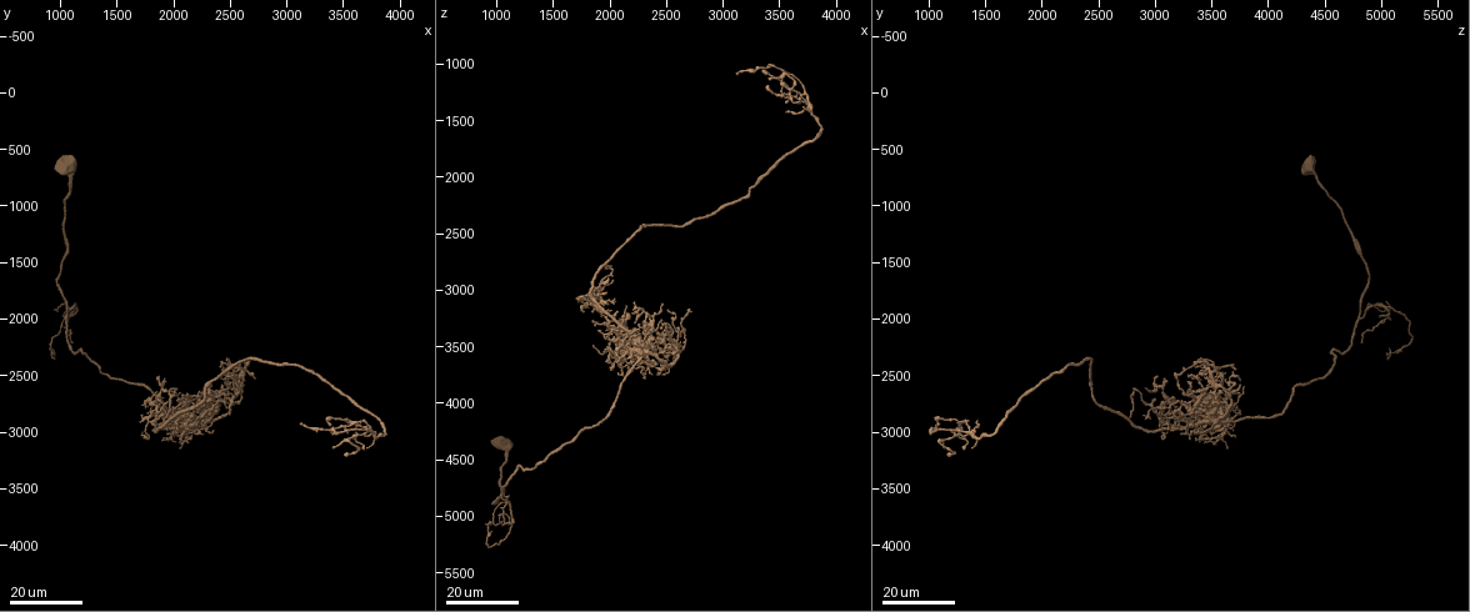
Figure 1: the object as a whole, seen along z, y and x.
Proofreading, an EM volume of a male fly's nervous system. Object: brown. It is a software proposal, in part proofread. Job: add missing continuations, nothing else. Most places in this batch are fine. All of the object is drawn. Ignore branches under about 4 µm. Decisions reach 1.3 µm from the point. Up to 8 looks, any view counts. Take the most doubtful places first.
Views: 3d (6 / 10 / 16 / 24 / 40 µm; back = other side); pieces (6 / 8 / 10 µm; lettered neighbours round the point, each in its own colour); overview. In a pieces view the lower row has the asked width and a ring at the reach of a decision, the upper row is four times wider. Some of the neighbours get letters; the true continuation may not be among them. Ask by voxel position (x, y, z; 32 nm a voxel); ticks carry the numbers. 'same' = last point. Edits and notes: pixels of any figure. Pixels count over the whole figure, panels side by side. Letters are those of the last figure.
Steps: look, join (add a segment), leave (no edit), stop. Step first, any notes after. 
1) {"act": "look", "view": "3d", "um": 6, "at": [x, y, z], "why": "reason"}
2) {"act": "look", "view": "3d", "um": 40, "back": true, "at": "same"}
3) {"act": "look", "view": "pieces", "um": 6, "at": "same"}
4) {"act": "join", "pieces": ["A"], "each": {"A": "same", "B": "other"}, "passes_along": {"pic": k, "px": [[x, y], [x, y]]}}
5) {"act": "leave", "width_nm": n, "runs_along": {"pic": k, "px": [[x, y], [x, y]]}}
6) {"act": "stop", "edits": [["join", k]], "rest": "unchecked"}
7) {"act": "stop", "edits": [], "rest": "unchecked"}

{"act": "look", "view": "3d", "um": 16, "at": [3580, 2880, 1420], "why": "free end"}

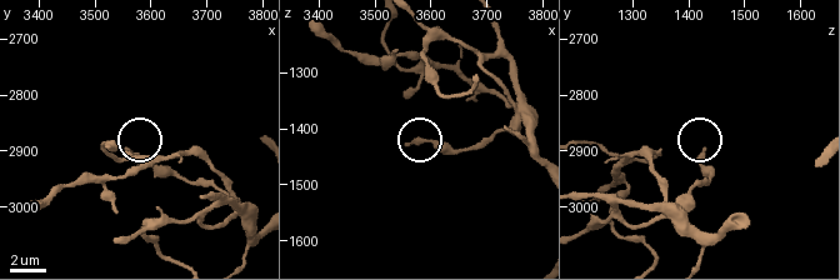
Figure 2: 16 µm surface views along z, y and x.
{"act": "look", "view": "pieces", "um": 6, "at": [3560, 2895, 1425]}

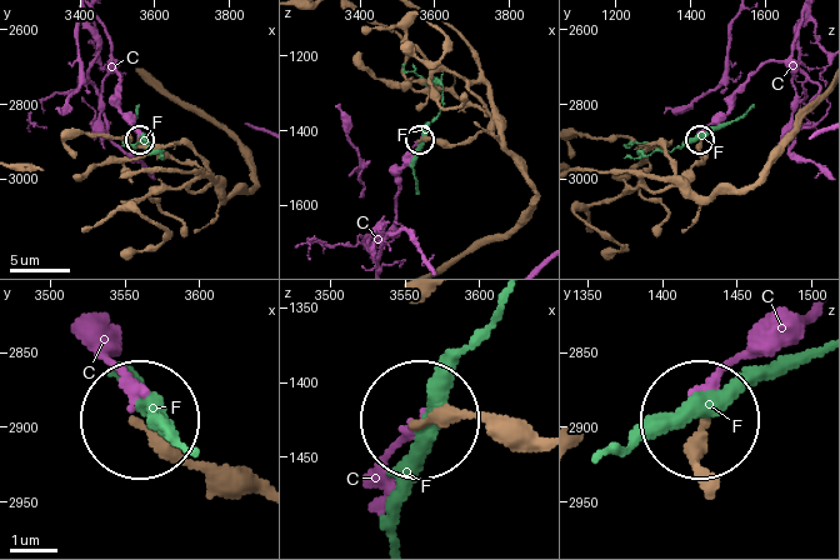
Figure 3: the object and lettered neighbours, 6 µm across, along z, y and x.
{"act": "leave", "width_nm": 180, "each": {"C": "other", "F": "other"}, "runs_along": {"pic": 3, "px": [[485, 430], [418, 418]]}, "found": "none of them fits"}

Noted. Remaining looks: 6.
{"act": "look", "view": "3d", "um": 16, "at": [3120, 2920, 1080], "why": "free end"}

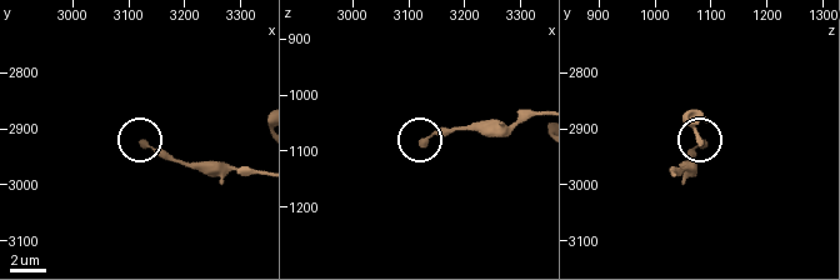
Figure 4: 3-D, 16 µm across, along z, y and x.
{"act": "look", "view": "pieces", "um": 6, "at": [3120, 2930, 1090]}

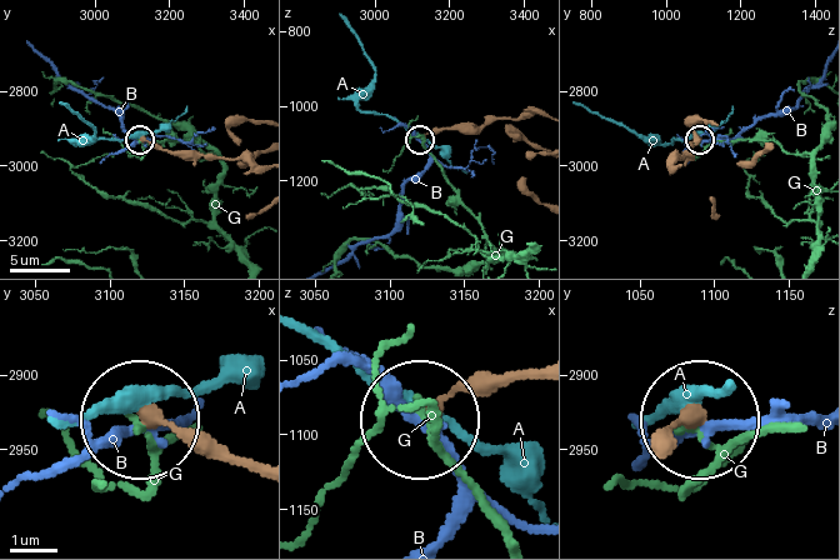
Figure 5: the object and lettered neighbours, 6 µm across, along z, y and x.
{"act": "leave", "each": {"A": "other", "B": "other", "G": "other"}, "found": "none of them fits"}

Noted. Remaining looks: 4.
{"act": "look", "view": "3d", "um": 24, "at": [1880, 2500, 3020], "why": "free end"}

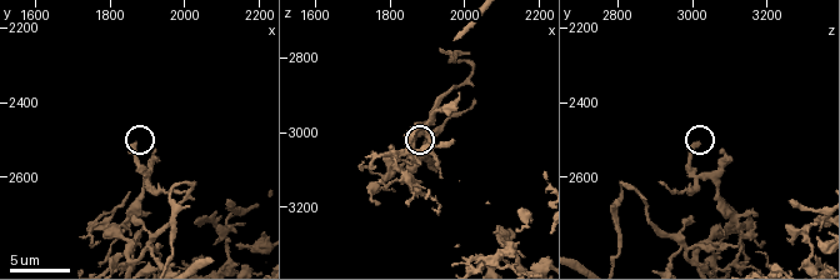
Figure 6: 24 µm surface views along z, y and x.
{"act": "look", "view": "pieces", "um": 10, "at": [1870, 2510, 3020], "why": "see the neighbours"}

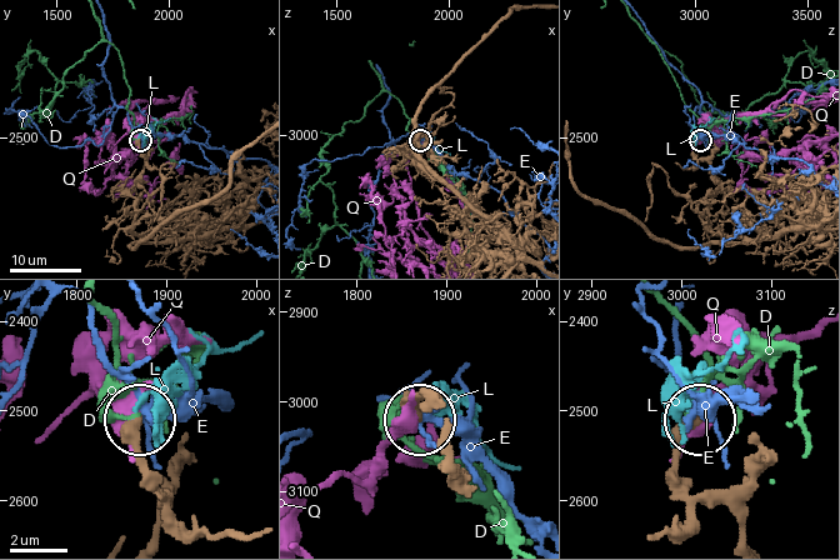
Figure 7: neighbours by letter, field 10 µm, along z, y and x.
{"act": "leave", "each": {"D": "other", "E": "other", "L": "other", "Q": "other"}, "found": "none of them fits"}

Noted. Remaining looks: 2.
{"act": "look", "view": "3d", "um": 10, "at": [2130, 2670, 3260], "why": "branch stops here"}

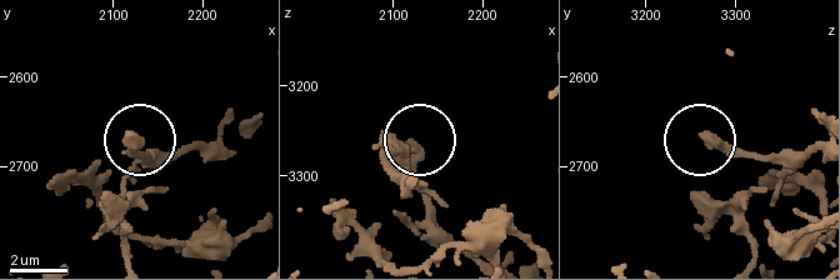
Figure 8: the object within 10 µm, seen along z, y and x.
{"act": "look", "view": "pieces", "um": 10, "at": [2120, 2670, 3265]}

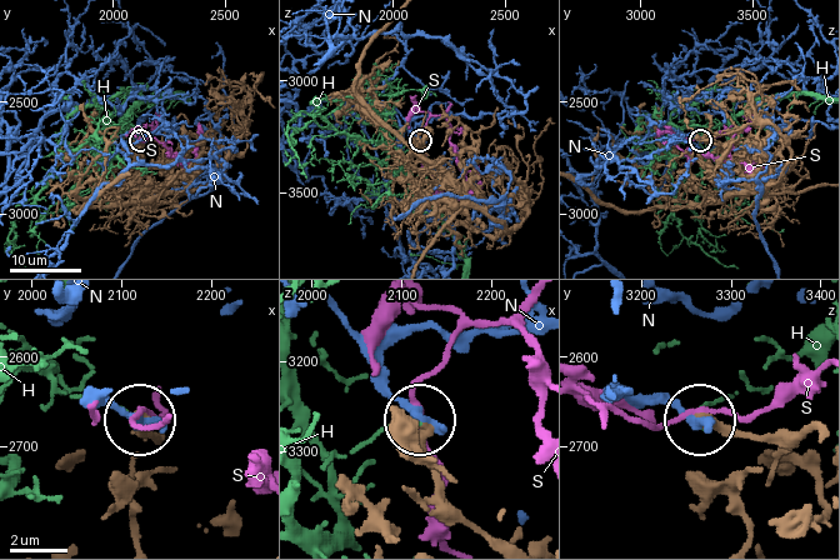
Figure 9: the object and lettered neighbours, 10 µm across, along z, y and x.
{"act": "leave", "each": {"H": "other", "N": "other", "S": "other"}, "runs_along": {"pic": 9, "px": [[814, 433], [756, 438], [701, 419]]}, "found": "no lettered segment goes on from it"}

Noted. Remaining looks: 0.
{"act": "stop", "edits": [], "rest": "unchecked"}

